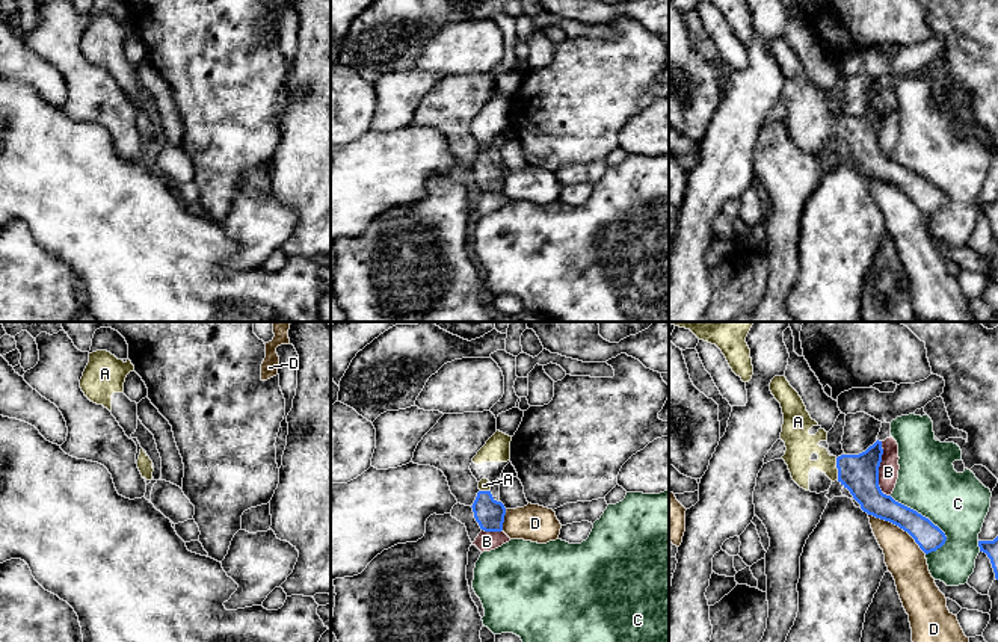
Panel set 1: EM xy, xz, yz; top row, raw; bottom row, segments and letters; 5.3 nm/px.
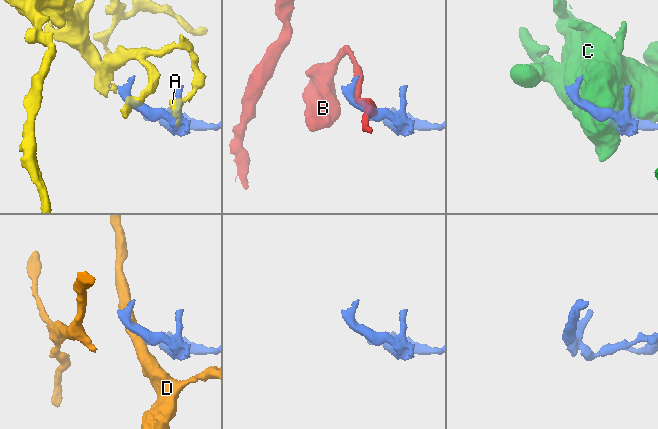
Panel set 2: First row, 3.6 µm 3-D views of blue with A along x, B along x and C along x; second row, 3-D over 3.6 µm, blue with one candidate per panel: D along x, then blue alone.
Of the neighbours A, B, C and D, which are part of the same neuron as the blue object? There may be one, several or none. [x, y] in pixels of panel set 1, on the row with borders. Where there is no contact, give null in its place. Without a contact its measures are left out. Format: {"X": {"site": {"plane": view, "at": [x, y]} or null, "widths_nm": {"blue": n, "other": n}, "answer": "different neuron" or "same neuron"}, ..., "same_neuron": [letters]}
{"A": {"site": {"plane": "yz", "at": [837, 467]}, "widths_nm": {"blue": 200, "other": 150}, "answer": "same neuron"}, "B": {"site": {"plane": "yz", "at": [877, 470]}, "widths_nm": {"blue": 200, "other": 110}, "answer": "different neuron"}, "C": {"site": {"plane": "yz", "at": [920, 514]}, "widths_nm": {"blue": 140, "other": 320}, "answer": "different neuron"}, "D": {"site": {"plane": "yz", "at": [899, 526]}, "widths_nm": {"blue": 150, "other": 200}, "answer": "different neuron"}, "same_neuron": ["A"]}

